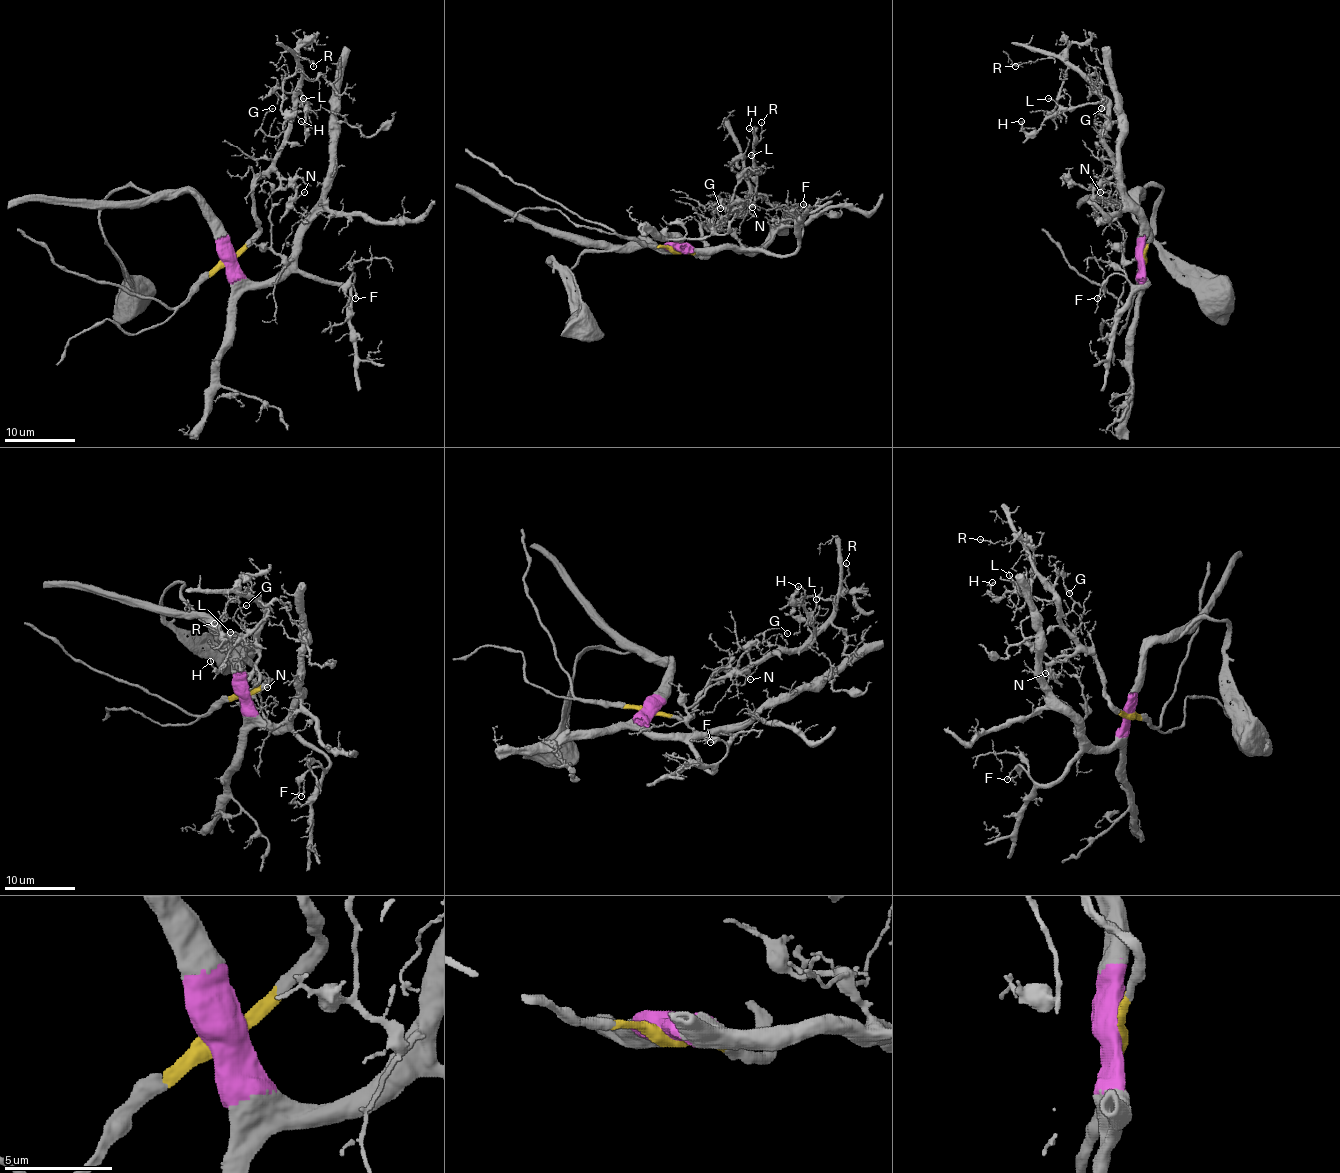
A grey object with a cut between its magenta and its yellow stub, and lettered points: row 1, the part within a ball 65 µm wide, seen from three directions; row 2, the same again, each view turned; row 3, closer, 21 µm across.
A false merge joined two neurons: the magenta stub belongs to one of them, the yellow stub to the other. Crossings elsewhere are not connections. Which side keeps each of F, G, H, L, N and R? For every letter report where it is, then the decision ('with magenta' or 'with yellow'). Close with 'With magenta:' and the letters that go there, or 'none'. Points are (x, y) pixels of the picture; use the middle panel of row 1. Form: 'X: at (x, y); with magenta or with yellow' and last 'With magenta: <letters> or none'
F: at (803, 204); with magenta
G: at (720, 208); with yellow
H: at (749, 128); with yellow
L: at (751, 155); with yellow
N: at (752, 207); with yellow
R: at (761, 122); with yellow
With magenta: F

